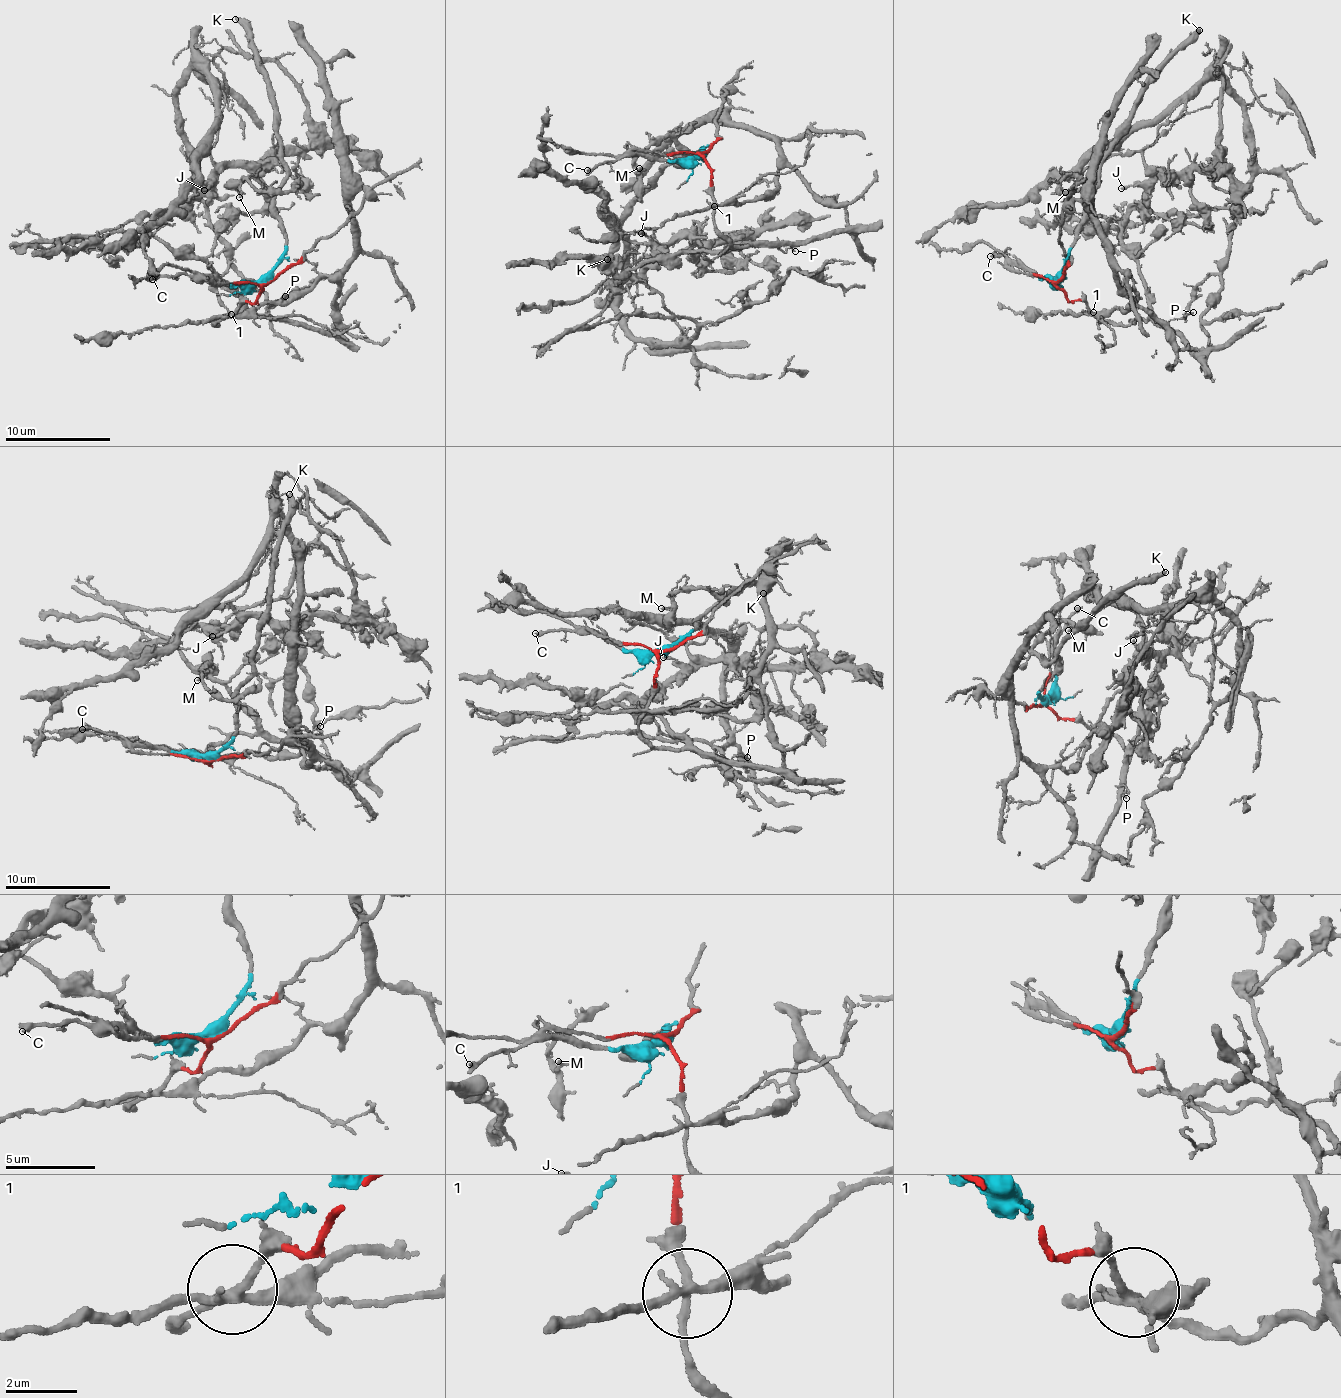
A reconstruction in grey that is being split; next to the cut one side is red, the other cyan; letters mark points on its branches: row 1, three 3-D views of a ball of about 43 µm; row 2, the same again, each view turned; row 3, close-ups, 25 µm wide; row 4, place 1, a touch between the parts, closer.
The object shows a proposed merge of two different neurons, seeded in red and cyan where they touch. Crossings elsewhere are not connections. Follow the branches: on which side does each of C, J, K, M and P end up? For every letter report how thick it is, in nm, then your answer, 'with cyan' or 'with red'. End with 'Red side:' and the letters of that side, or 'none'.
C: 280 nm thick; with cyan
J: 150 nm thick; with red
K: 400 nm thick; with cyan
M: 160 nm thick; with cyan
P: 110 nm thick; with red
Red side: J, P

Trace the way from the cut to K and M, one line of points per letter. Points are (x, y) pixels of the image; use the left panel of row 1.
K: (268, 282), (268, 274), (283, 249), (275, 205), (285, 162), (279, 145), (278, 117), (272, 95), (236, 18)
M: (268, 282), (284, 244), (276, 192), (296, 178), (290, 190), (261, 190), (244, 178), (239, 197)

